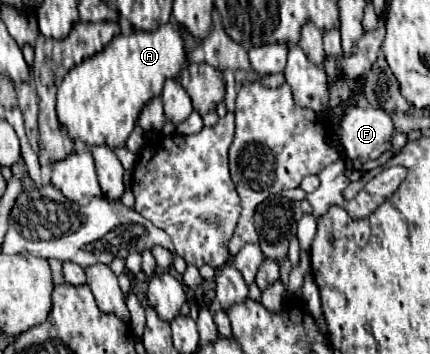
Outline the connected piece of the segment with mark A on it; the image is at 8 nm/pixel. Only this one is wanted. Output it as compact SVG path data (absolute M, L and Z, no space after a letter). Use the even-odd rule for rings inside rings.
M172 24L156 32L118 34L102 52L72 68L56 96L56 114L70 140L82 140L88 146L108 144L120 148L126 144L140 116L140 110L154 96L162 94L166 78L176 78L186 64L184 38Z

